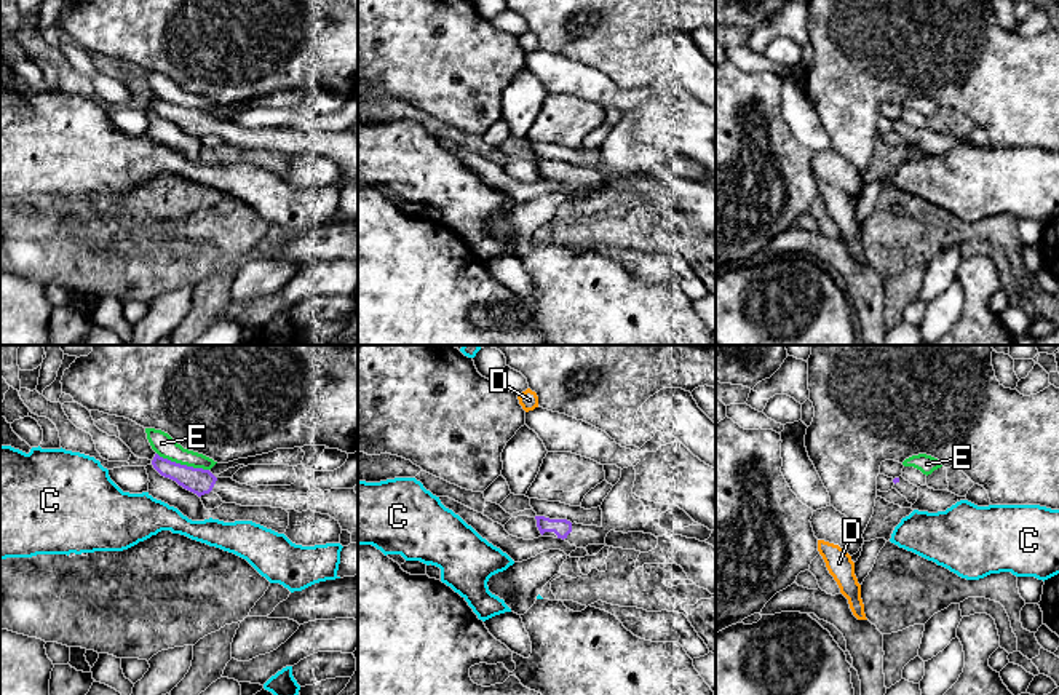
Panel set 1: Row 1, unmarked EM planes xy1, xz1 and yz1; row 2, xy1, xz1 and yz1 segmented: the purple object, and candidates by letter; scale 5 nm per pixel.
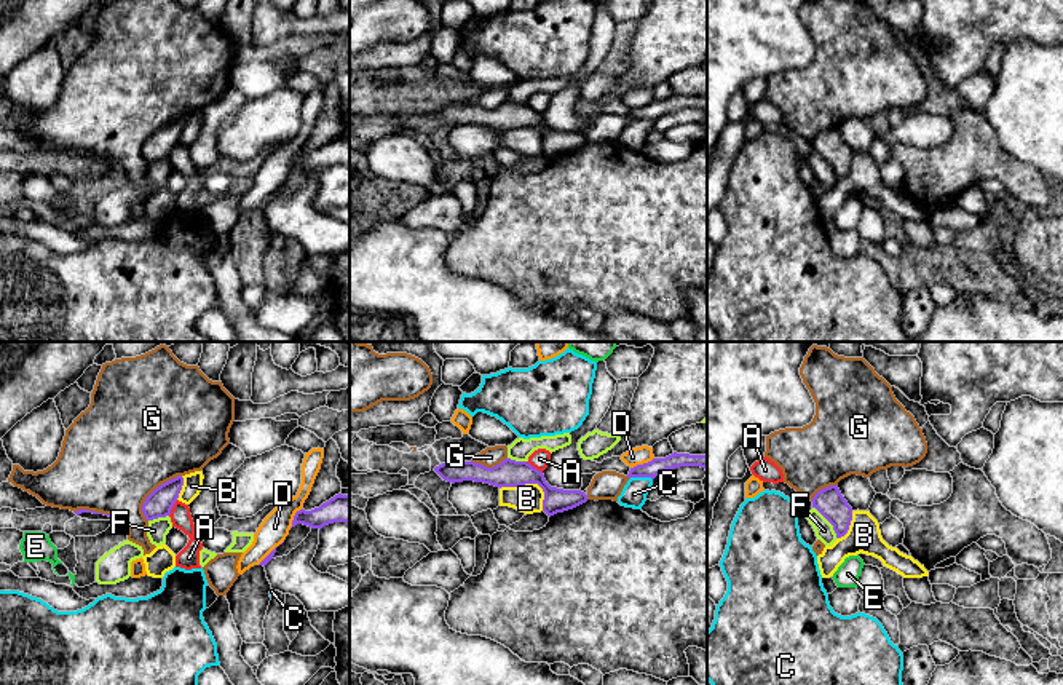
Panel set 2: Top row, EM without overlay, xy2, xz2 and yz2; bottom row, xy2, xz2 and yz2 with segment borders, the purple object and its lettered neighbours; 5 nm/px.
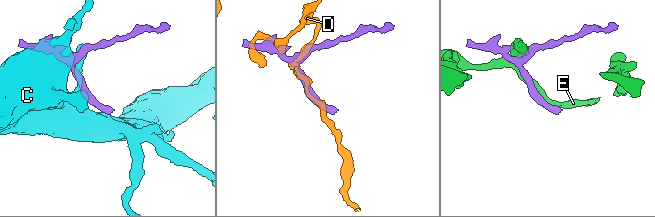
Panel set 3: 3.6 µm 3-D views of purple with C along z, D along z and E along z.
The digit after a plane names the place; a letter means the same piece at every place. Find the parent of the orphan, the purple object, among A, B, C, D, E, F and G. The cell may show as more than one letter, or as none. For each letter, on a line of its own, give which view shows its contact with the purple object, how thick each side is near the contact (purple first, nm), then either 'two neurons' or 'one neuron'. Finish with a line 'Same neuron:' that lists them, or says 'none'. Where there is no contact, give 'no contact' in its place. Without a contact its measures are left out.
A: meets purple in xz2; 140 nm thick on the purple side, 100 nm on the other; two neurons
B: meets purple in xz2; 140 nm thick on the purple side, 150 nm on the other; two neurons
C: meets purple in xz2; 90 nm thick on the purple side, 130 nm on the other; two neurons
D: meets purple in xz2; 90 nm thick on the purple side, 90 nm on the other; two neurons
E: meets purple in xy1; 130 nm thick on the purple side, 110 nm on the other; two neurons
F: meets purple in yz2; 150 nm thick on the purple side, 100 nm on the other; two neurons
G: meets purple in xy2; 140 nm thick on the purple side, 500 nm on the other; two neurons
Same neuron: none

